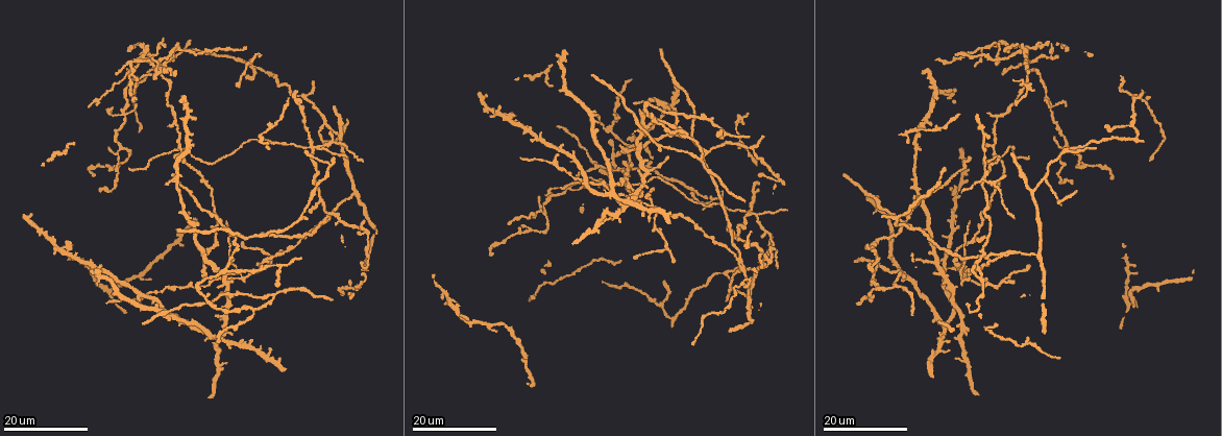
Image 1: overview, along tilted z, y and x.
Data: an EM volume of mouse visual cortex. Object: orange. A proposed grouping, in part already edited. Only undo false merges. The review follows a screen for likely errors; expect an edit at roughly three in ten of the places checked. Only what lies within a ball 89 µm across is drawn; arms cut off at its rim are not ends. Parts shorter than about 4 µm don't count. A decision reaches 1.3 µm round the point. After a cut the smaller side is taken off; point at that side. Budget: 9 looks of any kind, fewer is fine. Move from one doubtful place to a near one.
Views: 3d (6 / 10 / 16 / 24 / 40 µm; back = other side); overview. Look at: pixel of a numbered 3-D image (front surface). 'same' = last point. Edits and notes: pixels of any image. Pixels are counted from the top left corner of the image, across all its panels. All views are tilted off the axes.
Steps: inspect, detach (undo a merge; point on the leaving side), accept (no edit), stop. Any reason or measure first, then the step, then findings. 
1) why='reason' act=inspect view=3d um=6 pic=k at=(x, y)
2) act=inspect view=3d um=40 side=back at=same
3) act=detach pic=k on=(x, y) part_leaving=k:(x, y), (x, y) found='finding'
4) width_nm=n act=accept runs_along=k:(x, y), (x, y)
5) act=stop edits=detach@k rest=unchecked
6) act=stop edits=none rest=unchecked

why='two arms in line, one across' act=inspect view=3d um=24 pic=1 at=(699, 161)

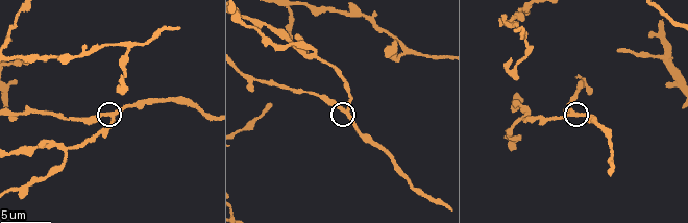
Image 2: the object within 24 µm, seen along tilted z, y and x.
act=inspect view=3d um=6 pic=2 at=(113, 113)

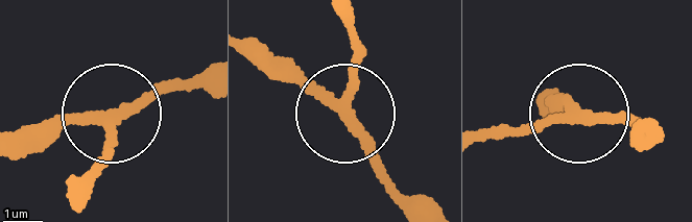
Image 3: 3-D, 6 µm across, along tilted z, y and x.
side_arm_um=28 act=accept runs_along=3:(479, 137), (533, 131), (586, 110), (652, 142) found='continuous, no second neuron'

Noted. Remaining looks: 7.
why='four or more arms meet' act=inspect view=3d um=10 pic=2 at=(665, 56)

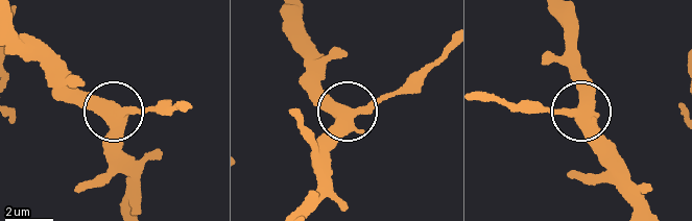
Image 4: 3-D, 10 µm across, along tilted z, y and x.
width_nm=440 act=accept found='all the same neuron'

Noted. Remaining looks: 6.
why='four or more arms meet' act=inspect view=3d um=24 pic=1 at=(567, 189)

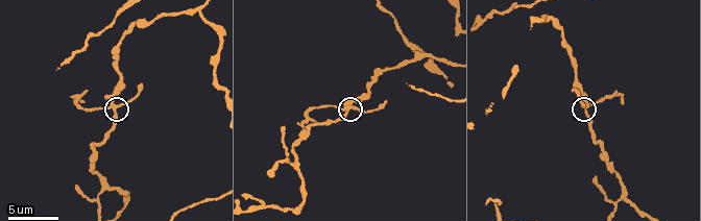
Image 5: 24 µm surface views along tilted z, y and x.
act=inspect view=3d um=10 pic=5 at=(587, 107)

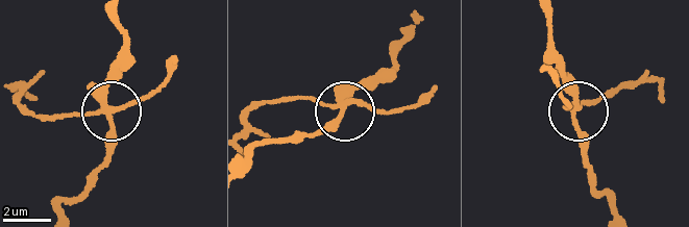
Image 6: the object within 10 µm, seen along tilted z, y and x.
act=detach pic=6 on=(140, 101) part_leaving=6:(104, 110), (38, 115), (25, 107), (20, 92), (32, 99) found='two neurons meet here'

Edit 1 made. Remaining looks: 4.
act=inspect view=overview

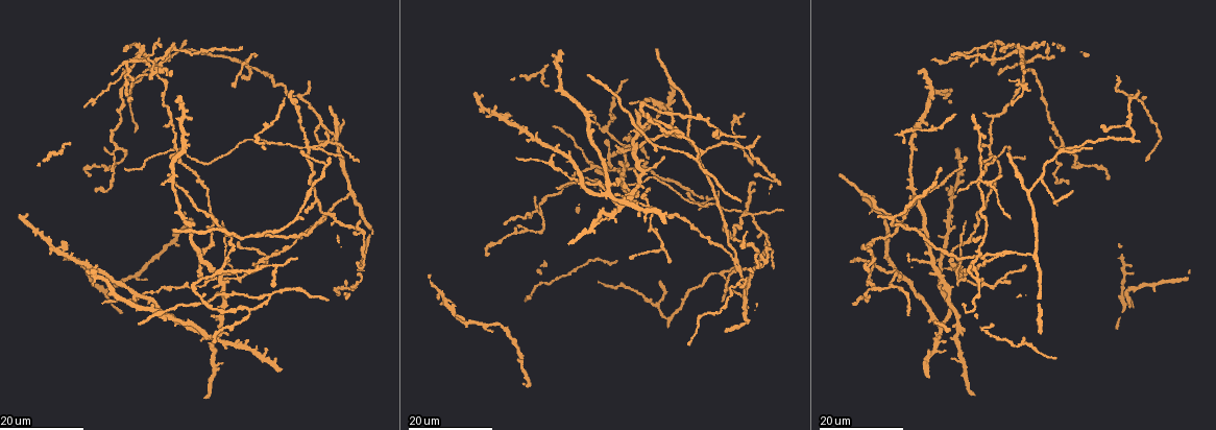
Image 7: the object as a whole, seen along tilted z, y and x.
why='branch point' act=inspect view=3d um=16 pic=7 at=(1063, 144)

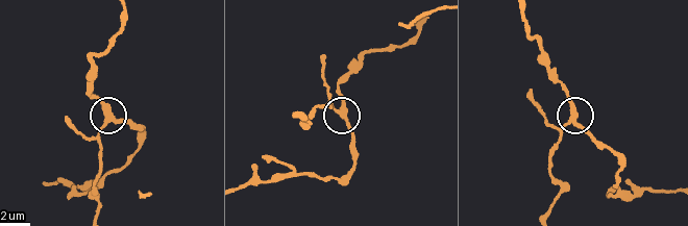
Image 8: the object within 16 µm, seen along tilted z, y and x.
why='zoom in' act=inspect view=3d um=6 pic=8 at=(340, 113)

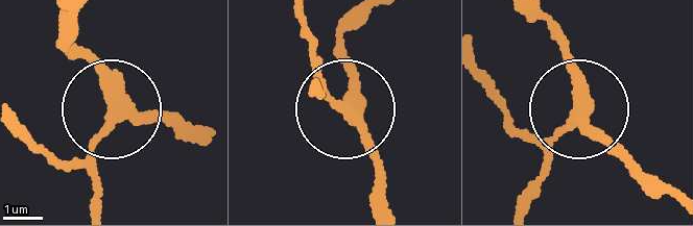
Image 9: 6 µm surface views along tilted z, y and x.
arms=3 act=accept runs_along=9:(360, 17), (344, 41), (353, 77), (343, 107), (314, 83) found='continuous, no second neuron'

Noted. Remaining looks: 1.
act=stop edits=detach@6 rest=unchecked

